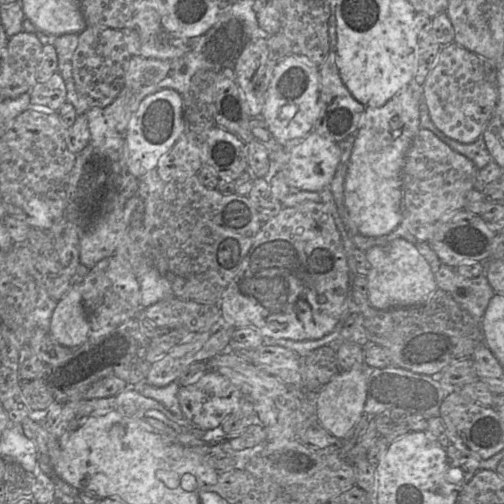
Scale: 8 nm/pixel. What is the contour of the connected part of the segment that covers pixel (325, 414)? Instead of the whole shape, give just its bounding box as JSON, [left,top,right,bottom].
[315,366,369,439]

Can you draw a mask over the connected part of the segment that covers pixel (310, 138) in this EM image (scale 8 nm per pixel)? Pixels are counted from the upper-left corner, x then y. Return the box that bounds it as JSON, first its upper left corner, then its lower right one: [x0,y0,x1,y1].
[280,130,341,192]

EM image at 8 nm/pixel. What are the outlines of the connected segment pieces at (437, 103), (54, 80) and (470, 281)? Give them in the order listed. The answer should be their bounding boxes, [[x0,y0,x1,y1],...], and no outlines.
[[422,42,498,143],[30,73,67,112],[416,242,496,322]]

